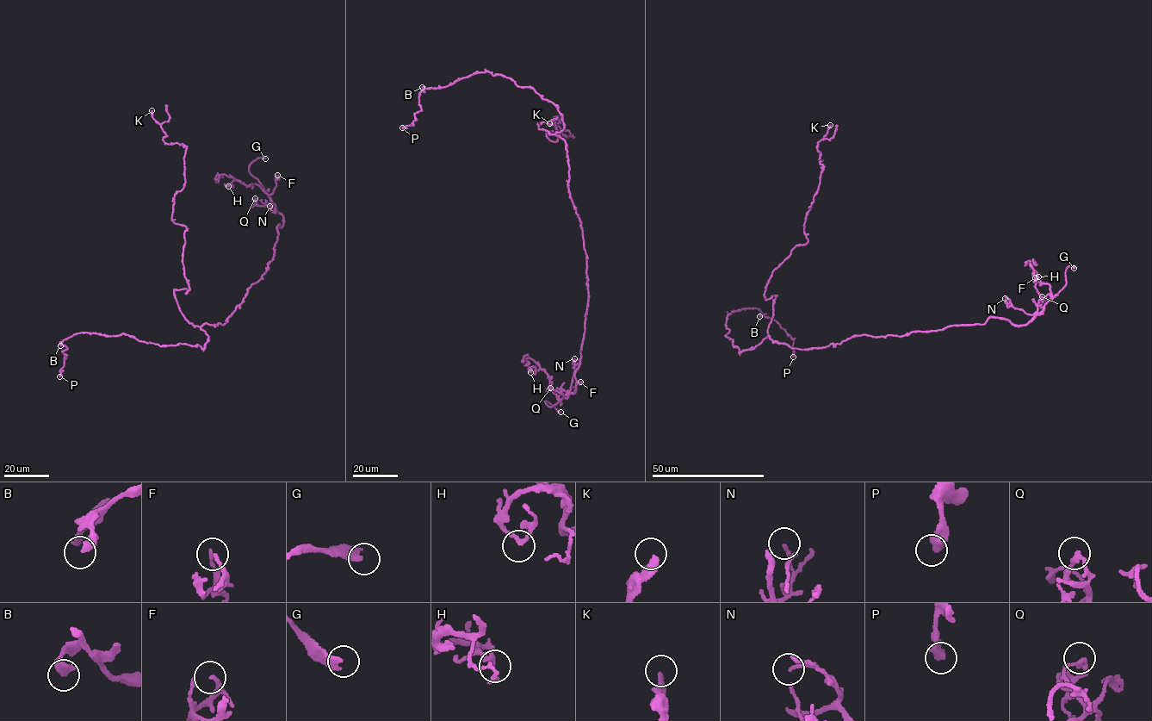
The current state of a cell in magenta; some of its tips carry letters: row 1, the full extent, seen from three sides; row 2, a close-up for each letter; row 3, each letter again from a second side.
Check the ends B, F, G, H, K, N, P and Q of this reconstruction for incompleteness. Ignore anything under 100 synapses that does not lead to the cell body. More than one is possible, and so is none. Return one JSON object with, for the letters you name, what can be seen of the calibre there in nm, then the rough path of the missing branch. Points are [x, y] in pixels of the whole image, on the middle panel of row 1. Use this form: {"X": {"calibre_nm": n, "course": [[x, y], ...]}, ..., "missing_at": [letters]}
{"G": {"calibre_nm": 300}, "missing_at": ["G"]}

